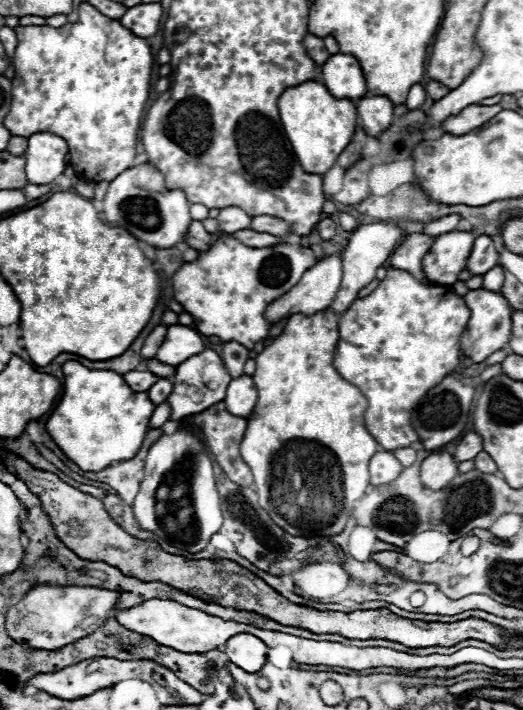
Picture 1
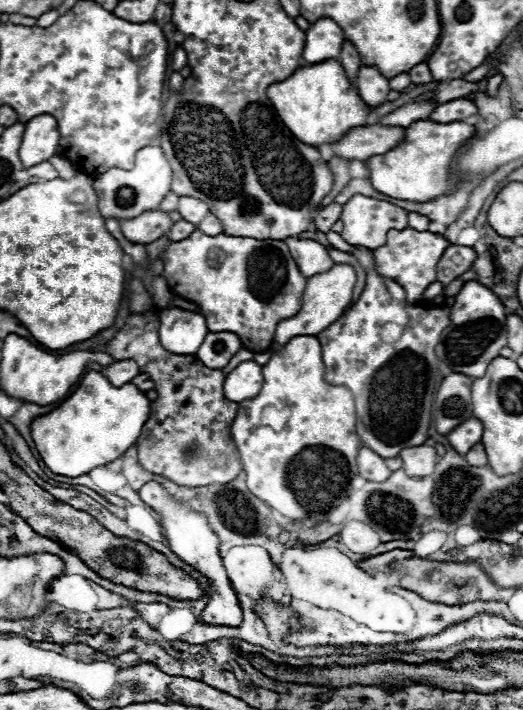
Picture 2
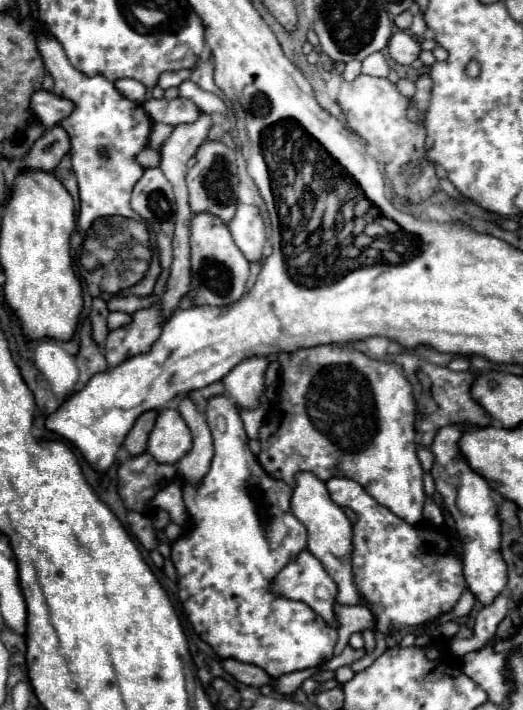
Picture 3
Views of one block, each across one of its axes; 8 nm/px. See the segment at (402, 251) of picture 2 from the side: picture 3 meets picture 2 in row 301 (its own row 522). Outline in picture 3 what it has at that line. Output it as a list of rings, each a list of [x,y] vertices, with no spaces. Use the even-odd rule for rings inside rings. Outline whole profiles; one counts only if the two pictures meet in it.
[[[326,344],[326,346],[314,346],[314,348],[298,348],[294,352],[282,352],[278,356],[280,362],[280,382],[278,382],[278,402],[272,406],[268,420],[260,426],[260,444],[262,450],[258,454],[260,462],[264,464],[264,470],[268,470],[268,474],[272,474],[274,478],[280,478],[282,482],[286,482],[288,486],[296,486],[296,474],[300,472],[312,472],[314,476],[318,476],[320,480],[328,480],[332,476],[342,476],[342,478],[350,478],[354,482],[358,482],[378,504],[386,506],[388,510],[392,510],[396,516],[400,516],[402,520],[406,520],[410,526],[416,526],[422,522],[424,518],[424,502],[426,502],[426,494],[424,494],[424,486],[422,486],[422,466],[420,460],[416,456],[416,430],[414,430],[414,398],[412,398],[412,386],[410,382],[404,378],[402,370],[398,364],[390,364],[390,362],[378,362],[378,360],[370,360],[368,356],[364,356],[362,352],[356,350],[348,350],[348,348],[340,348],[336,344]]]

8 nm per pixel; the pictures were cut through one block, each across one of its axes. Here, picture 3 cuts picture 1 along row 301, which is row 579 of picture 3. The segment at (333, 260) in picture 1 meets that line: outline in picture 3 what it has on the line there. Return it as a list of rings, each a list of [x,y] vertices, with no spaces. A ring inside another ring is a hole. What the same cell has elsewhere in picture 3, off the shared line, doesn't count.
[[[302,550],[292,562],[288,562],[282,572],[274,578],[274,584],[272,584],[274,592],[284,596],[284,598],[292,598],[292,600],[300,600],[300,602],[306,602],[314,612],[318,612],[324,620],[328,620],[330,624],[334,624],[334,612],[332,612],[332,606],[336,602],[336,596],[338,596],[338,586],[334,584],[334,580],[328,576],[326,568],[322,566],[322,562],[312,556],[308,550]]]

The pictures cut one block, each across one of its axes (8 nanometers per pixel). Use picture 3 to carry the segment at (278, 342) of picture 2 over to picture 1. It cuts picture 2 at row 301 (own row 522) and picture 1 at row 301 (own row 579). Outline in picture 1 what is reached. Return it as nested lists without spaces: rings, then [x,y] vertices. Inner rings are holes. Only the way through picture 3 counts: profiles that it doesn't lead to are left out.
[[[370,222],[370,224],[360,224],[352,238],[348,240],[348,246],[344,248],[342,252],[342,270],[344,270],[344,276],[342,276],[342,286],[338,290],[338,294],[334,296],[330,308],[338,314],[346,312],[350,308],[350,304],[358,298],[358,292],[360,288],[364,288],[366,284],[370,284],[374,278],[376,278],[376,270],[384,264],[384,260],[394,252],[394,248],[398,246],[398,242],[402,240],[402,232],[398,226],[390,224],[390,222]]]

